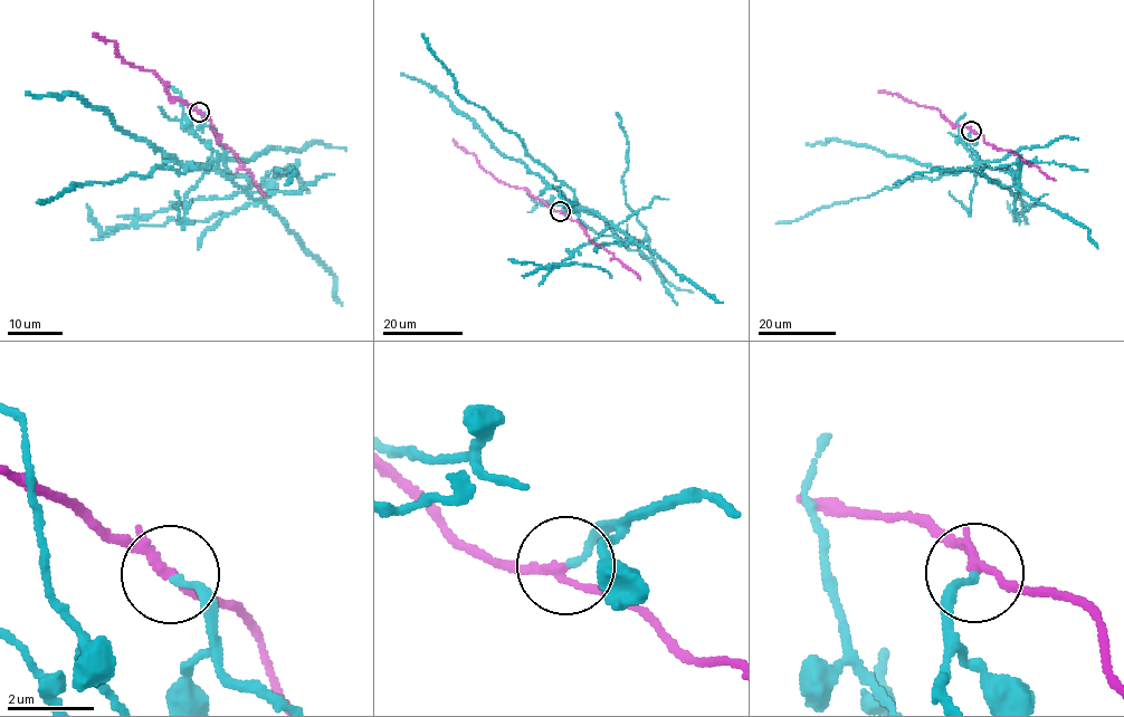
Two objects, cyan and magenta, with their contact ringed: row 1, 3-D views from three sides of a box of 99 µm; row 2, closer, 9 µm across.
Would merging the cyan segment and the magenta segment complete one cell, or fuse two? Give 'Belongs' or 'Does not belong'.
Does not belong

